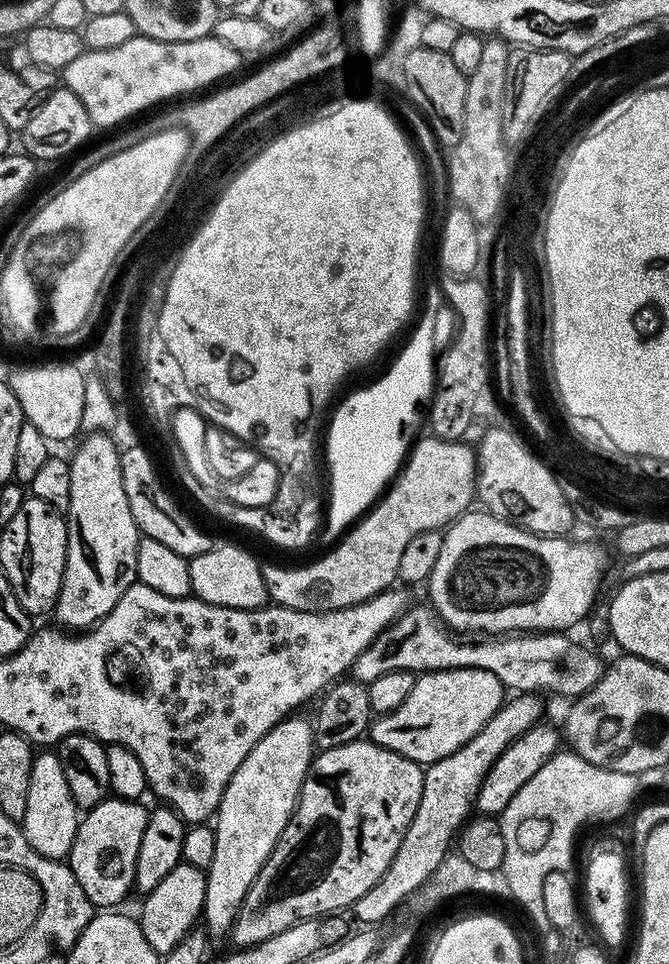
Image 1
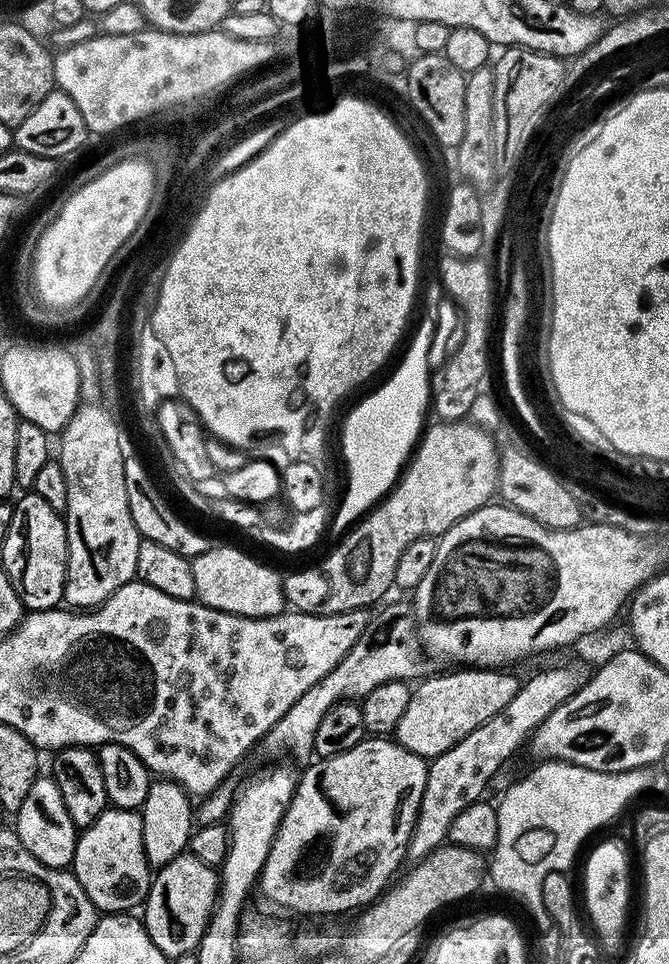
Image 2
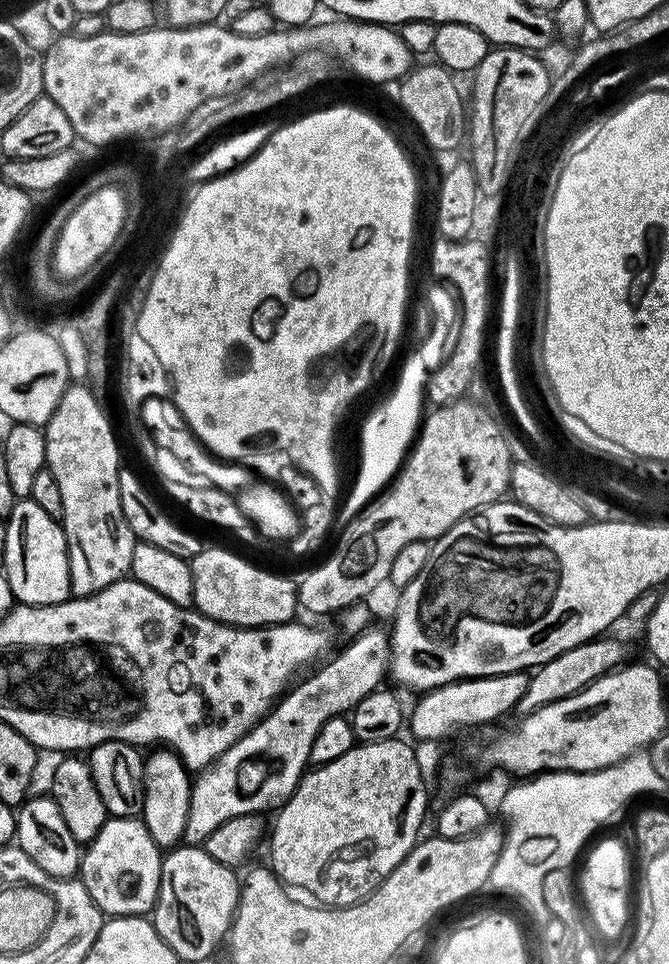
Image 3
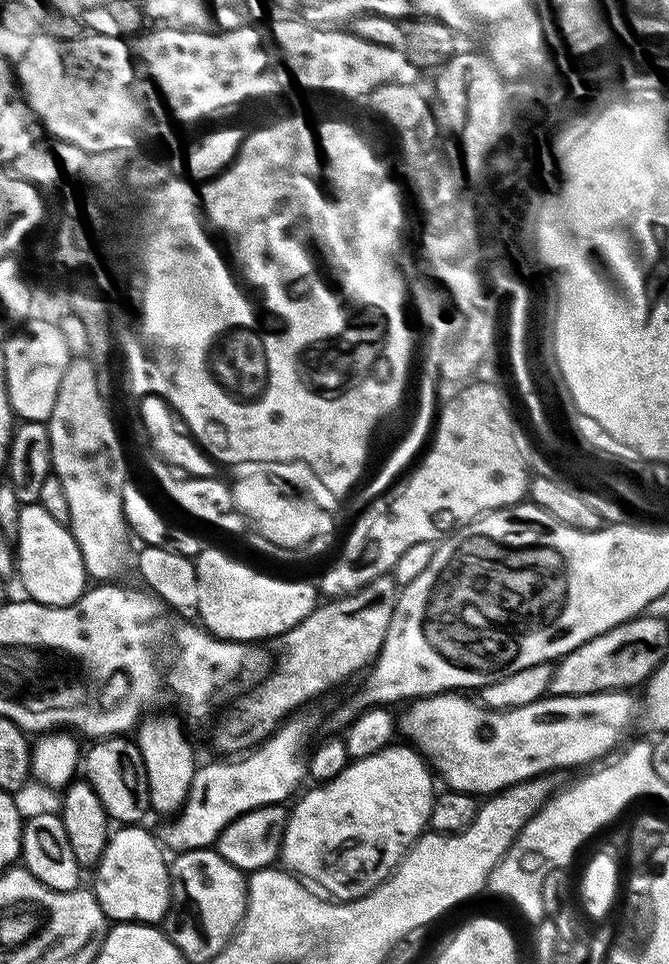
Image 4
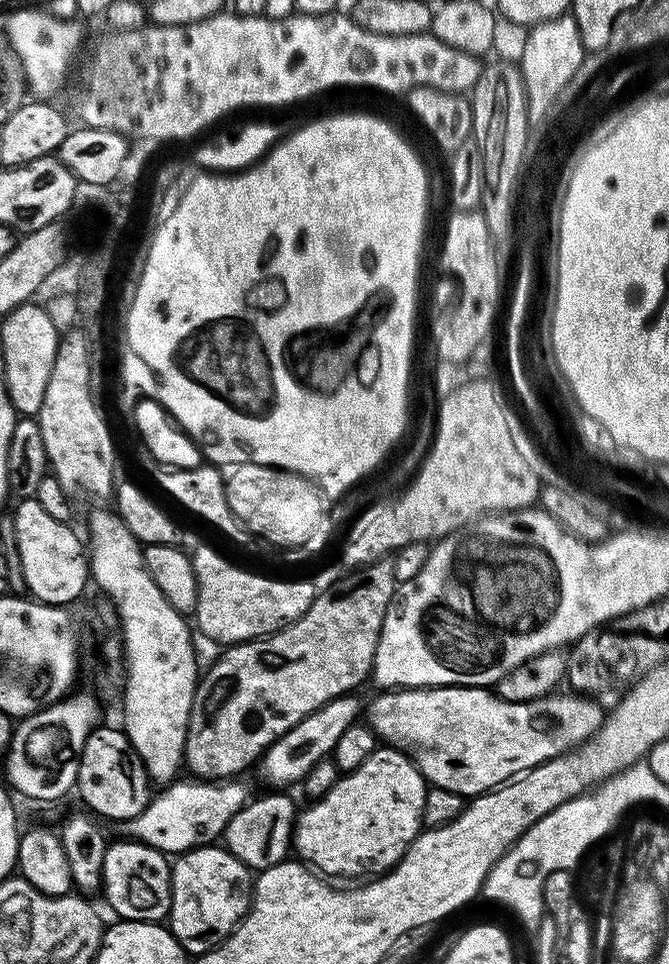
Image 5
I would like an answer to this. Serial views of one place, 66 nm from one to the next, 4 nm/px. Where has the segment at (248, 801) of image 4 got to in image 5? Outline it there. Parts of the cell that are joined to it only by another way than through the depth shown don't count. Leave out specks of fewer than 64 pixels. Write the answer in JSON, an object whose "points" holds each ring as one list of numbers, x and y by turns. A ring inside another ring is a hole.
{"points":[[199,778,184,779,177,779,175,782,161,787,160,793,157,796,155,793,149,799,142,814,129,820,119,821,119,835,129,840,137,840,139,844,145,844,165,854,183,854,191,852,193,848,203,848,219,841,223,837,224,828,230,822,230,818,234,818,234,814,238,814,238,810,248,803,250,793,248,793,247,786,239,784,241,781,236,778,223,782,209,782]]}

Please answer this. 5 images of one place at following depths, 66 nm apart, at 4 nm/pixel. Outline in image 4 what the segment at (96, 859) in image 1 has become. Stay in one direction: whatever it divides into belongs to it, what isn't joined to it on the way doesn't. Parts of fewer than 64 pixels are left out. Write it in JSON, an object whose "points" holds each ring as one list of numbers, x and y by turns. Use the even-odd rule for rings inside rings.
{"points":[[120,826,109,835,106,850,102,858,94,865,96,877,90,883,90,891,102,906,105,917,112,922,135,922,138,924,159,925,168,915,168,903,172,897,172,881,170,879,170,864,164,855,165,849,159,839,152,836,144,826]]}

